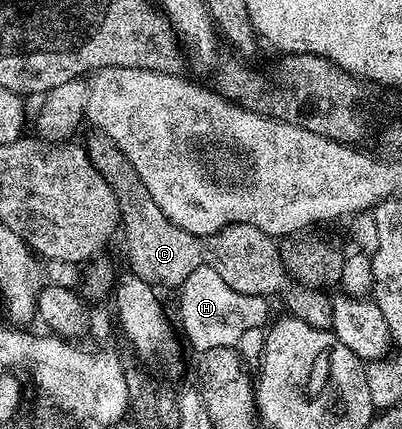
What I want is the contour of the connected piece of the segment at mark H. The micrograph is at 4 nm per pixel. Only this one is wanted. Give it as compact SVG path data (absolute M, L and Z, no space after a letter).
M206 264L188 274L179 287L181 293L181 328L191 347L198 353L215 346L239 345L248 332L253 332L269 316L270 301L263 296L241 294L227 286L215 270Z

